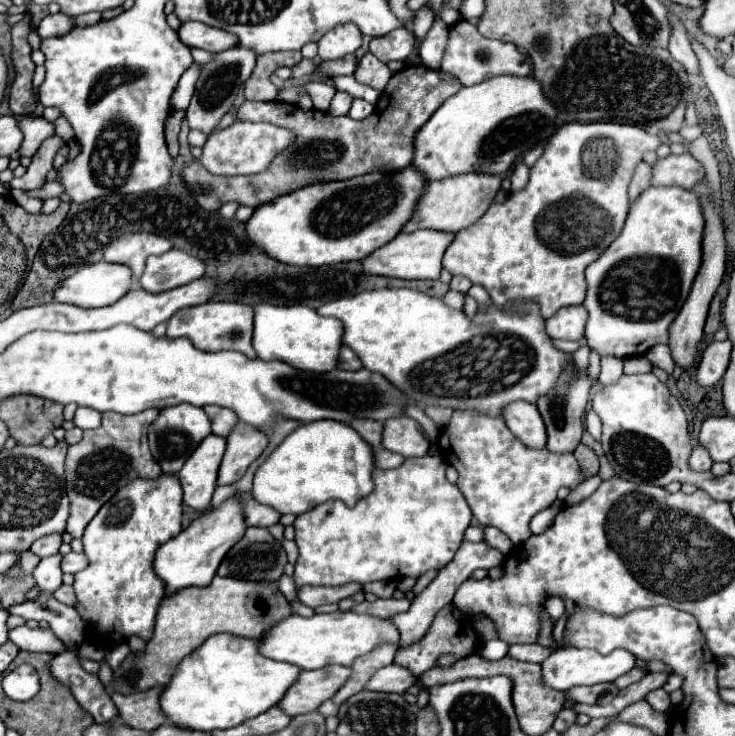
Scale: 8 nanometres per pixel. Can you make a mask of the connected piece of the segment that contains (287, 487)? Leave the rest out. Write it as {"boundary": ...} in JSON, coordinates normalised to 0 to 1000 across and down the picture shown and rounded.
{"boundary":[[[420,573],[388,592],[388,598],[352,630],[344,647],[344,677],[361,688],[369,688],[380,698],[396,696],[401,701],[445,679],[467,679],[472,688],[480,688],[491,674],[507,666],[505,641],[507,609],[494,601],[478,579],[469,579],[467,573]]]}

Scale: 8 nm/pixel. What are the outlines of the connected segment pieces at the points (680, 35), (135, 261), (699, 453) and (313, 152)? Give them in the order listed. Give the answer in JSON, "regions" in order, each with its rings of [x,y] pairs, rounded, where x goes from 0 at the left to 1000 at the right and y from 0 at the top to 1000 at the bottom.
{"regions":[[[[913,19],[916,24],[916,57],[910,57],[910,71],[921,84],[927,84],[935,95],[935,101],[946,103],[951,101],[951,84],[948,76],[943,73],[943,65],[937,63],[937,54],[932,52],[932,35]]],[[[184,315],[184,318],[167,318],[156,329],[151,329],[143,340],[143,353],[146,356],[159,356],[159,359],[173,359],[181,367],[181,380],[186,383],[195,372],[197,353],[200,348],[208,345],[222,345],[233,340],[235,332],[205,315]]],[[[948,603],[948,606],[943,609],[943,617],[940,617],[940,622],[937,622],[937,630],[940,630],[943,639],[954,639],[954,641],[959,641],[959,639],[967,639],[970,625],[967,625],[965,614],[962,614],[956,606]]],[[[556,87],[551,90],[546,98],[535,101],[527,120],[521,122],[510,152],[497,160],[497,163],[480,163],[475,158],[450,158],[445,152],[434,152],[434,149],[420,149],[412,152],[407,144],[390,144],[388,139],[331,139],[322,152],[320,152],[320,166],[322,163],[333,163],[333,166],[369,166],[369,168],[382,168],[390,171],[393,177],[401,177],[404,182],[404,193],[401,198],[396,198],[393,204],[388,204],[382,212],[377,212],[366,231],[355,234],[355,236],[344,236],[344,239],[328,239],[328,242],[298,242],[284,236],[271,220],[260,220],[252,226],[249,231],[249,245],[257,255],[257,261],[263,264],[263,269],[268,272],[268,277],[276,285],[298,285],[306,274],[320,272],[325,277],[333,280],[355,280],[363,277],[380,266],[396,264],[412,253],[429,250],[429,247],[450,247],[450,245],[475,245],[480,239],[491,239],[499,234],[543,234],[551,226],[559,223],[562,217],[562,204],[565,204],[565,182],[573,177],[573,171],[589,158],[589,152],[616,128],[622,128],[630,120],[630,114],[624,109],[603,109],[600,95],[586,95],[576,87]]]]}

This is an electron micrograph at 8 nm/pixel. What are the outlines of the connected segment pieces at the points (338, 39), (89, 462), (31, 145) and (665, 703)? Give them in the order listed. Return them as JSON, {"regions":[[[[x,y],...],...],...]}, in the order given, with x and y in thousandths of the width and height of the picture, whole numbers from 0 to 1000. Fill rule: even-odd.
{"regions":[[[[464,33],[448,41],[434,54],[434,79],[437,82],[459,82],[464,76],[480,73],[491,63],[491,43],[480,33]]],[[[197,557],[197,563],[140,563],[140,576],[129,584],[116,584],[107,603],[94,606],[88,622],[88,663],[94,674],[94,707],[91,723],[99,731],[110,731],[121,707],[135,690],[154,677],[154,671],[184,649],[208,652],[216,649],[219,636],[208,628],[200,606],[200,579],[214,568],[214,557]]],[[[31,158],[26,171],[34,185],[29,204],[26,204],[29,212],[45,212],[53,204],[53,198],[59,196],[59,190],[75,185],[72,166],[64,166],[59,158]]],[[[902,935],[883,940],[883,943],[878,946],[878,951],[880,951],[880,954],[886,957],[886,962],[888,962],[888,965],[894,965],[894,967],[905,967],[905,965],[913,959],[910,943],[907,943]]]]}

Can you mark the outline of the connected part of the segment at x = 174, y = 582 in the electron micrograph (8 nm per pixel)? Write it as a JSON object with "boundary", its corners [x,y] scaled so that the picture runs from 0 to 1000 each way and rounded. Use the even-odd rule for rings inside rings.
{"boundary":[[[309,677],[298,690],[290,690],[273,704],[263,707],[257,717],[246,720],[244,728],[224,736],[211,753],[208,772],[211,780],[222,788],[227,807],[238,807],[254,796],[284,796],[303,755],[317,739],[322,739],[322,734],[331,731],[333,720],[336,715],[328,704],[328,688],[322,688],[322,677]]]}

